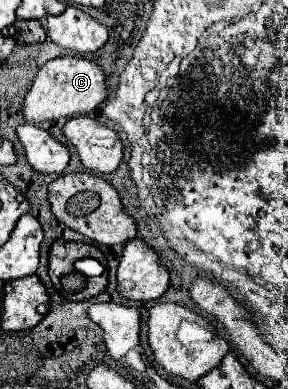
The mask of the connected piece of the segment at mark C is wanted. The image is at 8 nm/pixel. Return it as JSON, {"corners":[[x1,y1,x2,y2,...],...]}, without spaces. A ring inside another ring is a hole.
{"corners":[[63,56,49,60,39,68,29,92,23,98,21,114,25,122,41,126,43,122,87,114,93,108,97,108,105,98,107,98,107,86,99,66,81,56]]}

